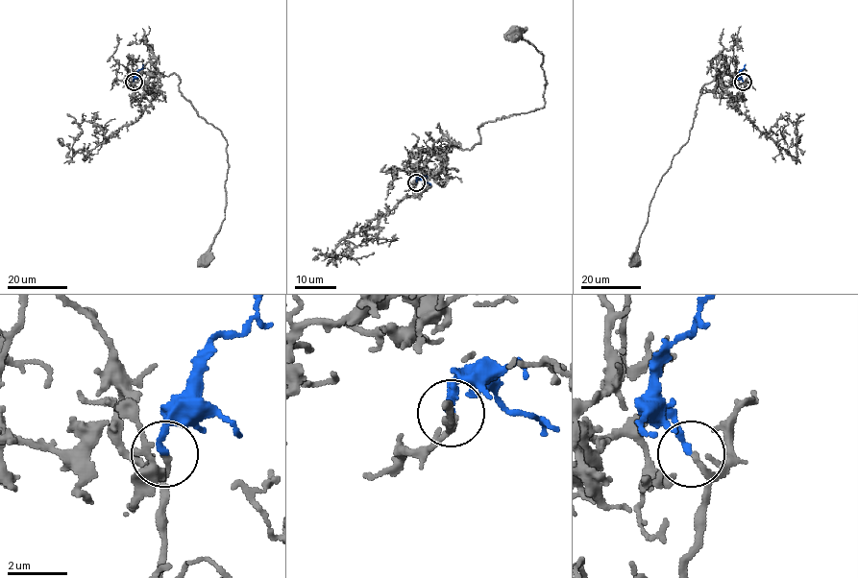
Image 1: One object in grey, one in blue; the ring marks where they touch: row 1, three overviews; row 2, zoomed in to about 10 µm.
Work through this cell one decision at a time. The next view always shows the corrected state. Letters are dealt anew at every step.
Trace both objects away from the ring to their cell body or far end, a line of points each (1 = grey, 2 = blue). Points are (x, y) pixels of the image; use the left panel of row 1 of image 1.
1: (134, 81), (133, 95), (149, 101), (148, 79), (175, 73), (180, 92), (226, 141), (225, 219), (204, 259)
2: (134, 81), (143, 63)

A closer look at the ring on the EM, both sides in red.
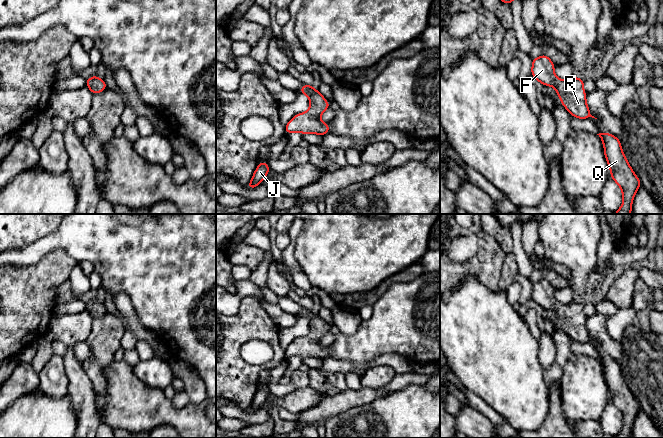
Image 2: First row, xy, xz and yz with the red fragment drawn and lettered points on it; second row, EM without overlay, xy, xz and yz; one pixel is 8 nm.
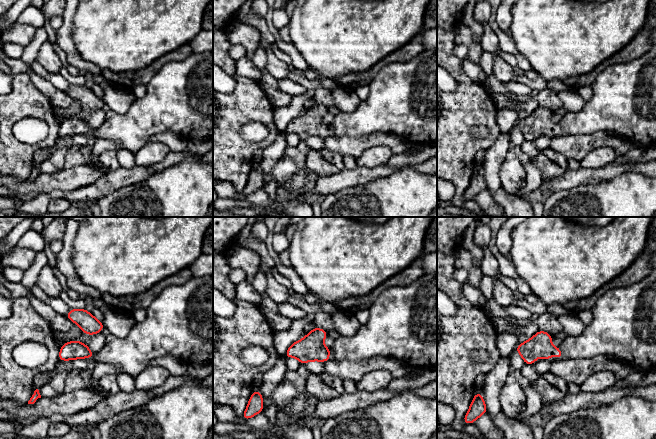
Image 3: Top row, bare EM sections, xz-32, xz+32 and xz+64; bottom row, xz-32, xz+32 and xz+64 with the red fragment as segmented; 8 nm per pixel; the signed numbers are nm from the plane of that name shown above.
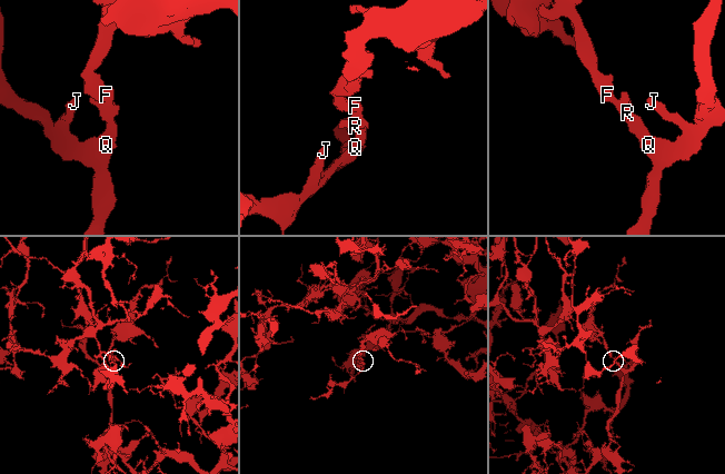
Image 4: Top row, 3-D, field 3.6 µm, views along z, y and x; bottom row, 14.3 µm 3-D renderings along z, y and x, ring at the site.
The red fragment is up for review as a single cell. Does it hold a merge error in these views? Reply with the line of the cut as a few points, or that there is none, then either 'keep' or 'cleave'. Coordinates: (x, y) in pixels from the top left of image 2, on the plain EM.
no cut; keep

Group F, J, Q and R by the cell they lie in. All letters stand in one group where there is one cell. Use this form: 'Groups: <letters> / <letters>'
Groups: F J Q R

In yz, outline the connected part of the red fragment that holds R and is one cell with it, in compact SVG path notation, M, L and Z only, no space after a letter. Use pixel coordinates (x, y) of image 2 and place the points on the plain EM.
M541 279L532 285L532 300L545 310L553 310L562 329L579 343L595 342L590 338L586 327L584 305L573 300L570 304L558 303L554 297L554 287L547 279Z

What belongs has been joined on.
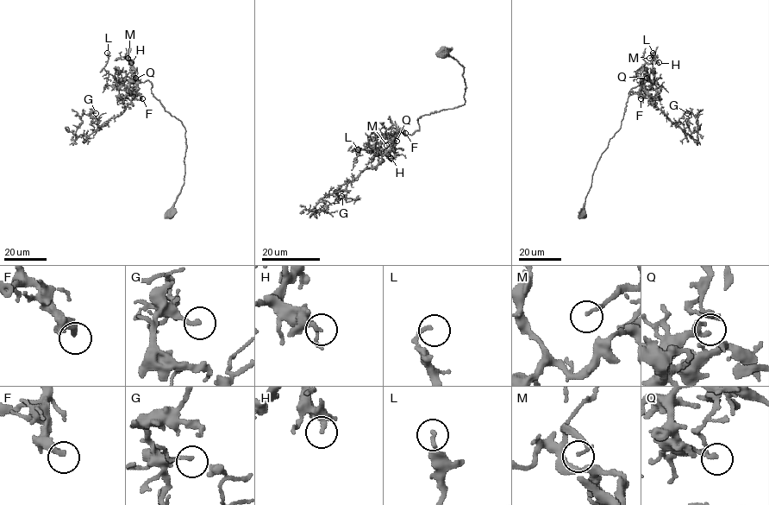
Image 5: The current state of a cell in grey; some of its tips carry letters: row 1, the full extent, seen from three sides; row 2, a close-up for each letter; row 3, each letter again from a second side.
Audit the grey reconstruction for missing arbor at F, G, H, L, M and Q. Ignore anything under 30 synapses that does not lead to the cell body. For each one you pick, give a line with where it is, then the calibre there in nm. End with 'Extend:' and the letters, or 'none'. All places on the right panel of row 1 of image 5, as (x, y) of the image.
Extend: none

